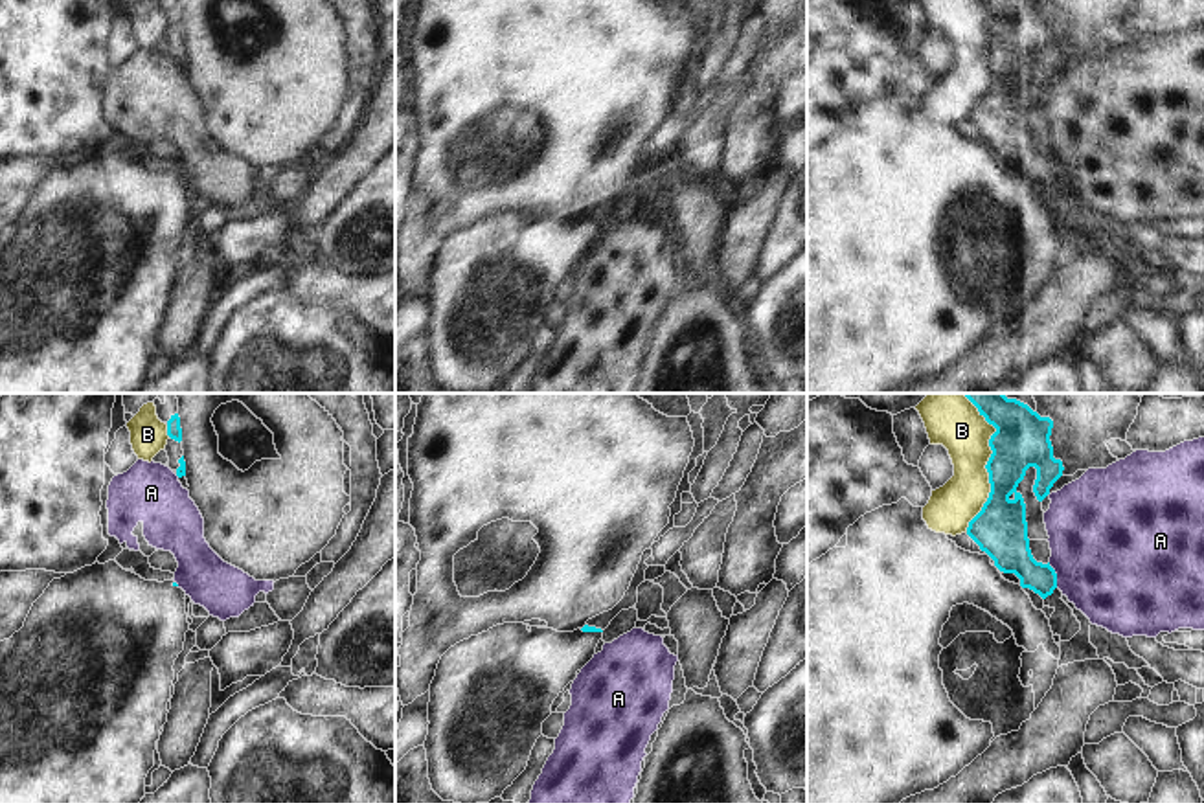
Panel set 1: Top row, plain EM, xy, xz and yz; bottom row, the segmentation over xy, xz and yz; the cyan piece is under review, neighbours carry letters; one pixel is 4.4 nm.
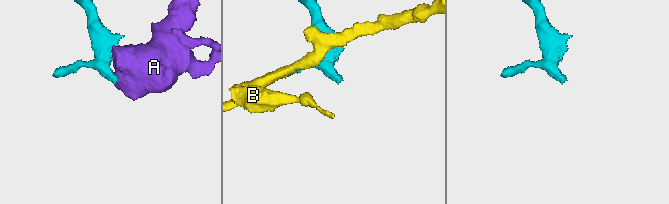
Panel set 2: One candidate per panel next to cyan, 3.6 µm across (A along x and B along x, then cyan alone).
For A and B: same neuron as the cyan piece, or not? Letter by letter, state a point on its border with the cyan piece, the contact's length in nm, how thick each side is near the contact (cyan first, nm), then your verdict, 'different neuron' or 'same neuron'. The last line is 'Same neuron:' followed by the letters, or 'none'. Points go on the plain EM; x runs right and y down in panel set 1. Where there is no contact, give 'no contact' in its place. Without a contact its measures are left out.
A: contact yz (1056, 164); length 120 nm; calibres 190 and 500 nm; different neuron
B: contact yz (988, 59); length 550 nm; calibres 240 and 200 nm; different neuron
Same neuron: none

